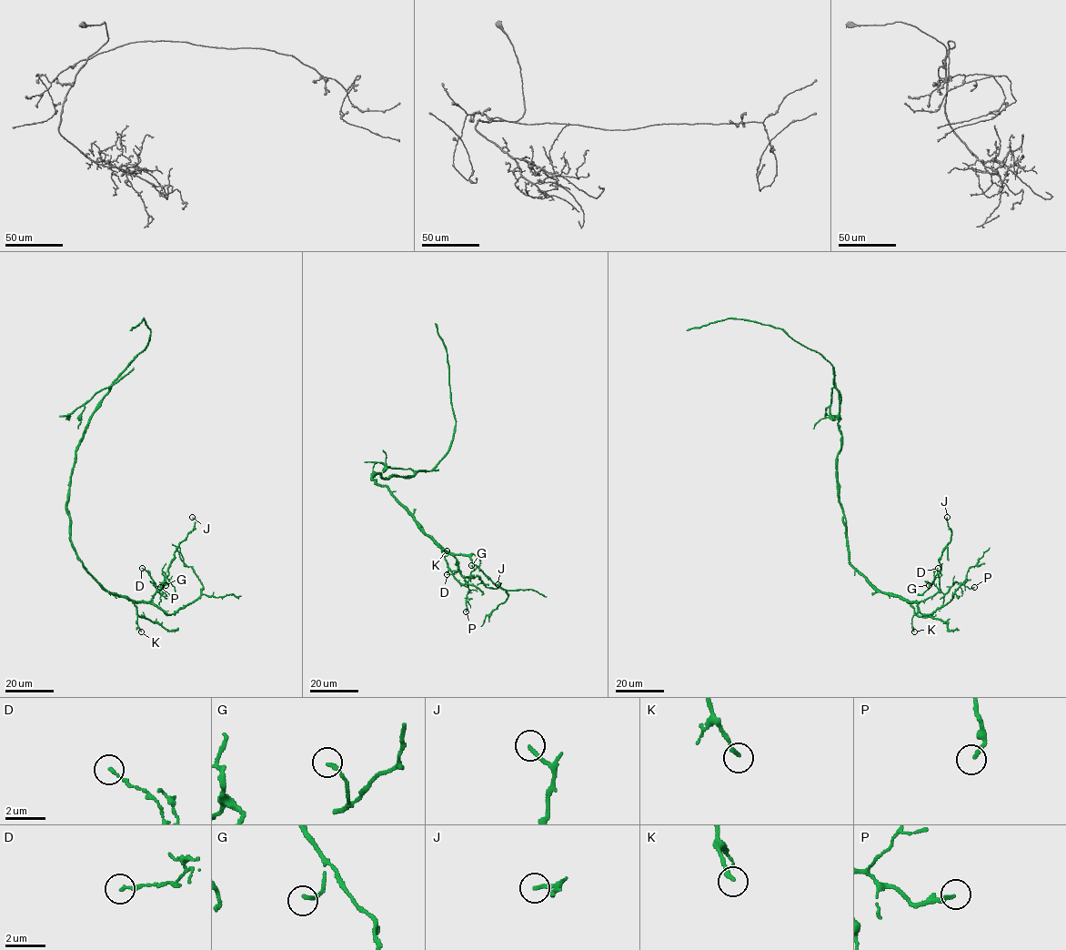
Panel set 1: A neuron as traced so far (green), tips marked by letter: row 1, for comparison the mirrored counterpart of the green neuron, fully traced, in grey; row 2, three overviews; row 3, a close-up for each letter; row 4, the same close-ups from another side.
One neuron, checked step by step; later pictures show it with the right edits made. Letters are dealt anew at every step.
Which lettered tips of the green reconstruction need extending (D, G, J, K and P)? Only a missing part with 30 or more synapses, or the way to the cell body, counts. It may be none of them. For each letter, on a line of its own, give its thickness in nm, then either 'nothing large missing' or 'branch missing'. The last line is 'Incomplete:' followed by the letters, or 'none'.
D: 130 nm | nothing large missing
G: 170 nm | nothing large missing
J: 180 nm | nothing large missing
K: 200 nm | nothing large missing
P: 180 nm | nothing large missing
Incomplete: none

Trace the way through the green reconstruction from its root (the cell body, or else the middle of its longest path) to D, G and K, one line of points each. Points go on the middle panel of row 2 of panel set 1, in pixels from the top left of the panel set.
D: (373, 476), (375, 482), (385, 485), (421, 529), (456, 559), (457, 570), (461, 575), (459, 571), (447, 574)
G: (373, 476), (375, 482), (385, 485), (421, 529), (456, 559), (464, 577), (469, 577), (471, 565)
K: (373, 476), (375, 482), (385, 485), (421, 529), (442, 550), (447, 550)

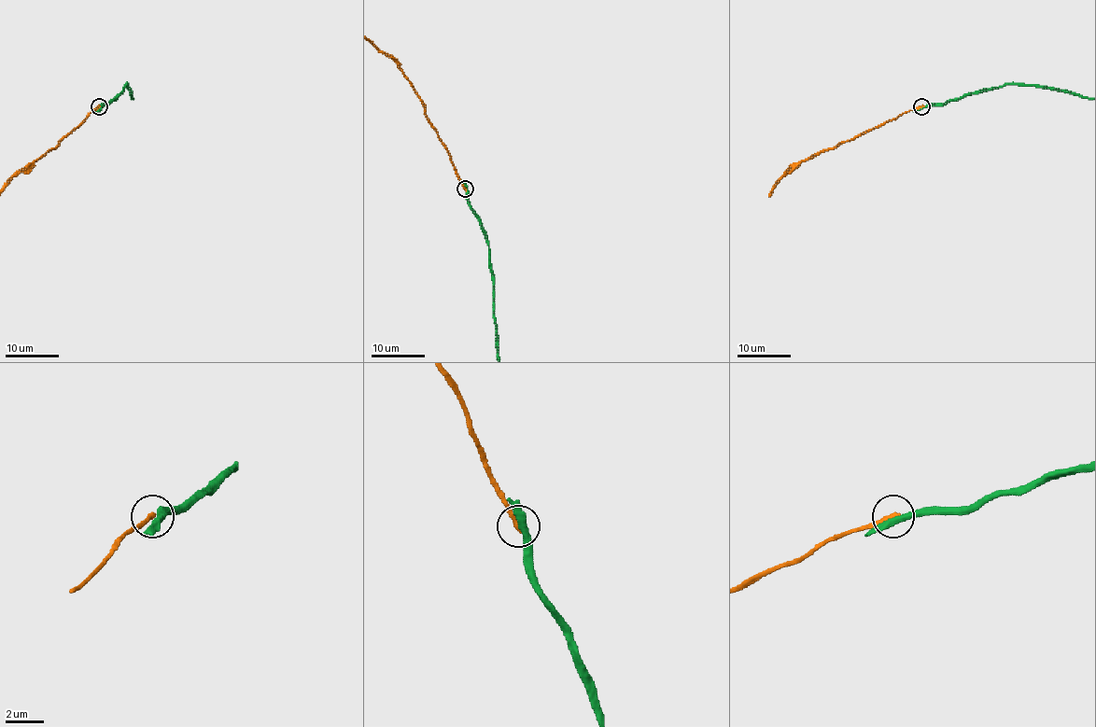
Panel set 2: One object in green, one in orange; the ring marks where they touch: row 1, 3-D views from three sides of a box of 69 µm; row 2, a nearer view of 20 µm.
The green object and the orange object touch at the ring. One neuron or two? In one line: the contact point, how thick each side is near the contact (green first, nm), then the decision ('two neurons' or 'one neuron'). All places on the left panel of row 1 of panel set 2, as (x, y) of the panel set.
at (99, 106); 360 nm thick on the green side, 260 nm on the other; two neurons

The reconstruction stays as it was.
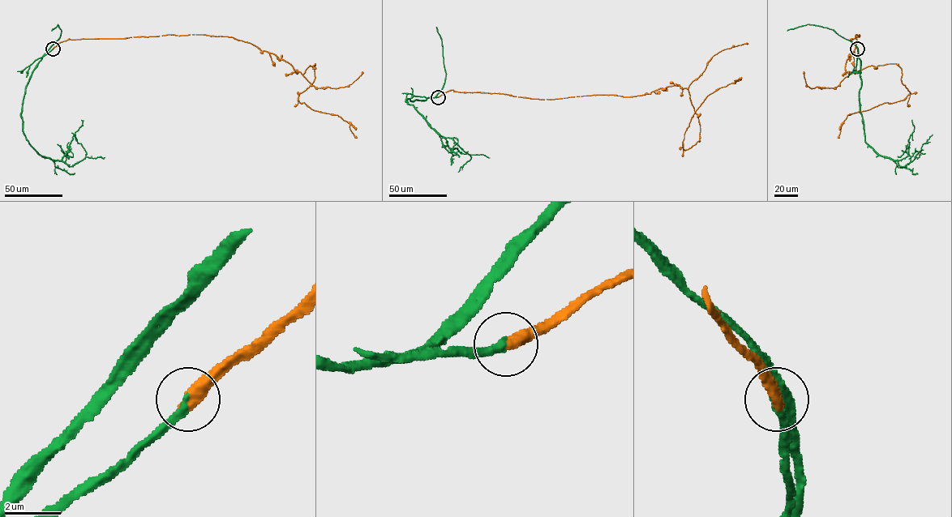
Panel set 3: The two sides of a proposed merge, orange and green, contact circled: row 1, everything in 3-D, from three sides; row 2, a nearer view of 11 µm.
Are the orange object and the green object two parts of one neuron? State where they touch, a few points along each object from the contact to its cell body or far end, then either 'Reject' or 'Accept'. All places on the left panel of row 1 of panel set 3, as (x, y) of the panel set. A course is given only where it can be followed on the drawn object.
Place: (53, 49). Course of orange: (53, 48), (68, 39), (231, 36), (302, 74), (315, 63), (314, 82), (298, 100), (349, 121), (357, 138). Course of green: (53, 48), (38, 62), (25, 88), (23, 133), (40, 155), (68, 166), (86, 153), (73, 134). Accept

